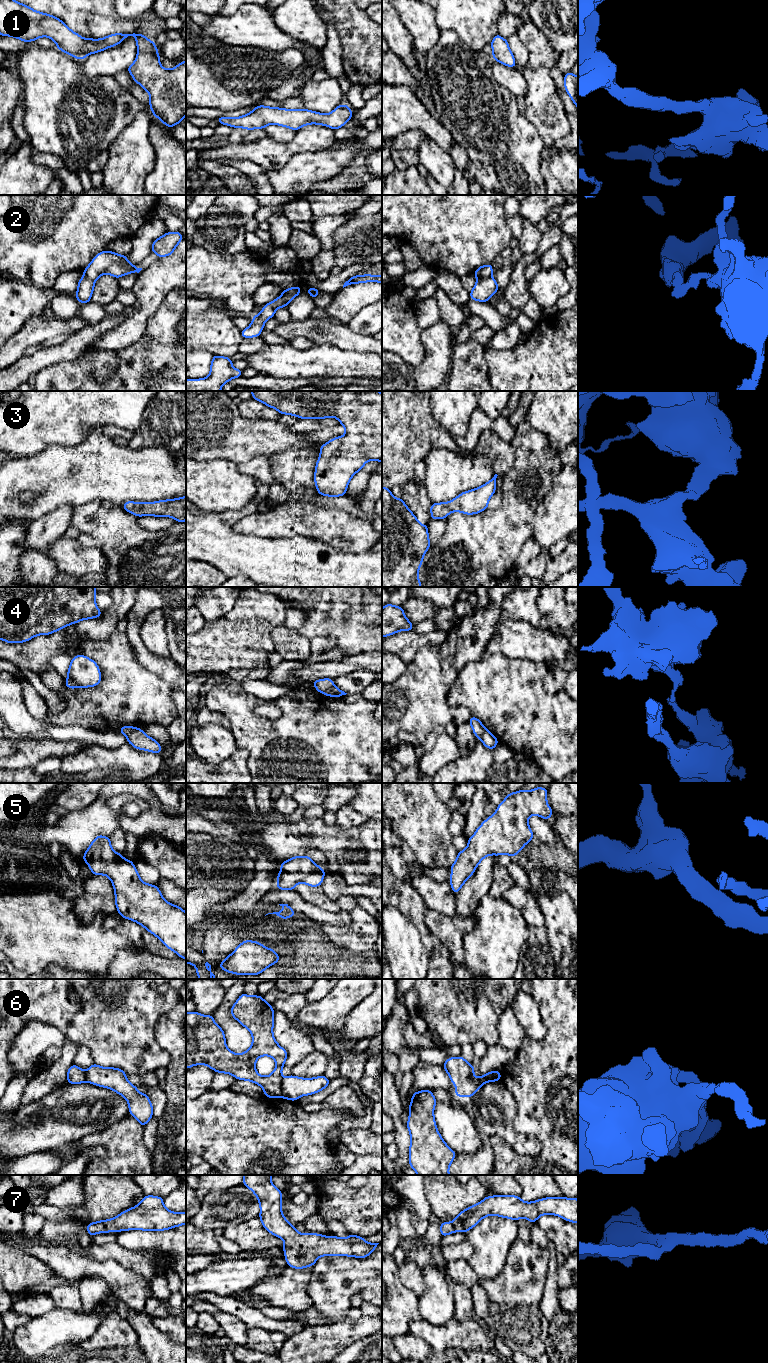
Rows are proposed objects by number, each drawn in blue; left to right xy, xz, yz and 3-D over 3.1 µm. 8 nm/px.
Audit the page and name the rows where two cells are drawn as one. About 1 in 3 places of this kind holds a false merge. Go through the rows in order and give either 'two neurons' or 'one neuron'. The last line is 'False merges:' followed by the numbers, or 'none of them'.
1: one neuron
2: two neurons
3: one neuron
4: two neurons
5: one neuron
6: two neurons
7: one neuron
False merges: 2, 4, 6

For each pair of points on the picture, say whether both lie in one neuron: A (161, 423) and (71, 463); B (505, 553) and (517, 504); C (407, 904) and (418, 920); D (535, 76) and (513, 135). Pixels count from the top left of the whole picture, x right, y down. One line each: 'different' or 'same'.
A: different
B: same
C: same
D: different

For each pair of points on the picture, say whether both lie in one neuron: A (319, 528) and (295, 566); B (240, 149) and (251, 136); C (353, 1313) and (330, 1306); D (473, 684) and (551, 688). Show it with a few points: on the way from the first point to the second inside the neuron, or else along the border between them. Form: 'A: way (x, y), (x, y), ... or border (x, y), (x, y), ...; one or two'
A: border (289, 536), (312, 537), (334, 547); two
B: border (266, 137), (251, 142), (229, 143); two
C: border (351, 1307), (341, 1317), (325, 1315); two
D: border (547, 670), (543, 678), (543, 687), (554, 695); two

